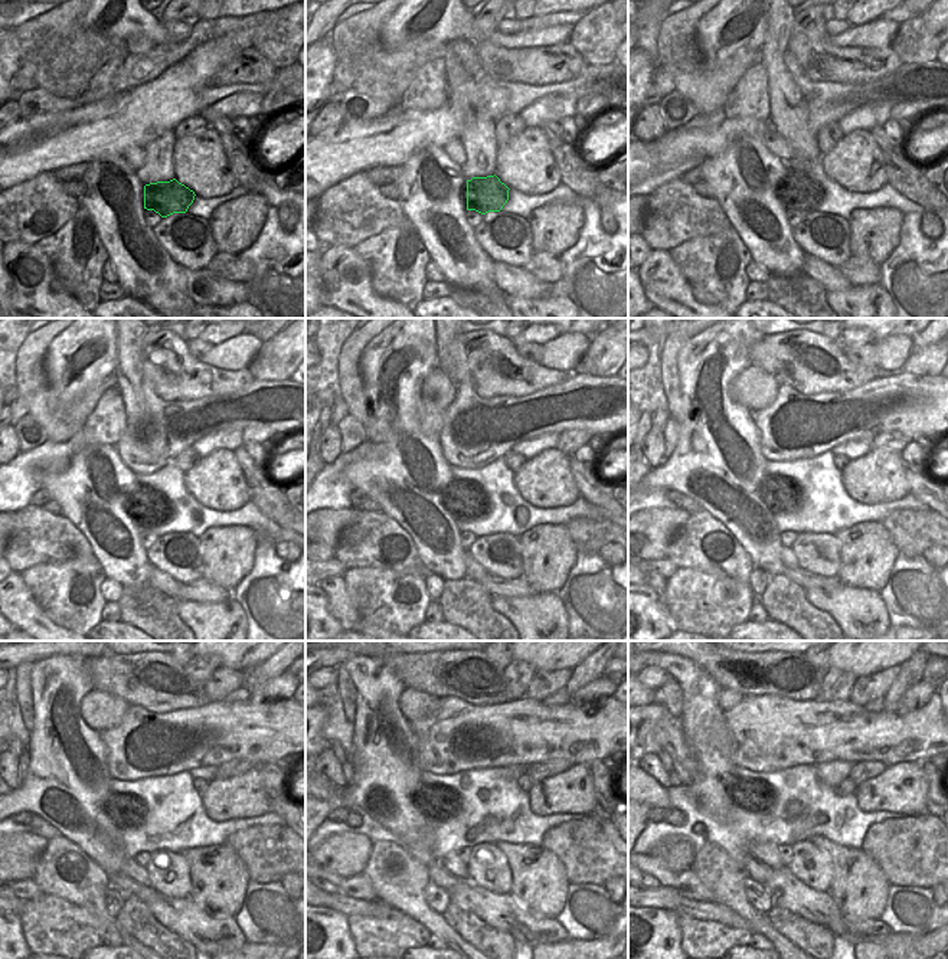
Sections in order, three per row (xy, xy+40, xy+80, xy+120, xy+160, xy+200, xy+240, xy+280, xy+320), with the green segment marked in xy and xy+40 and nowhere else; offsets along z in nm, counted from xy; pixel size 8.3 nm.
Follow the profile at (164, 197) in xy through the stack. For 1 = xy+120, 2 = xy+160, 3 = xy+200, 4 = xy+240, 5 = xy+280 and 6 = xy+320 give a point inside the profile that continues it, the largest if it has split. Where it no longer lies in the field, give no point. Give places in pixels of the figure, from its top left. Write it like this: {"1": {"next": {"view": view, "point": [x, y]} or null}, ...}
{"1": {"next": {"view": "xy+120", "point": [150, 509]}}, "2": {"next": {"view": "xy+160", "point": [468, 510]}}, "3": {"next": {"view": "xy+200", "point": [765, 484]}}, "4": {"next": {"view": "xy+240", "point": [113, 805]}}, "5": {"next": {"view": "xy+280", "point": [428, 797]}}, "6": {"next": {"view": "xy+320", "point": [745, 791]}}}

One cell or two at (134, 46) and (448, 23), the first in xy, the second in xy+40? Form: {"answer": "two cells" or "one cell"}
{"answer": "two cells"}

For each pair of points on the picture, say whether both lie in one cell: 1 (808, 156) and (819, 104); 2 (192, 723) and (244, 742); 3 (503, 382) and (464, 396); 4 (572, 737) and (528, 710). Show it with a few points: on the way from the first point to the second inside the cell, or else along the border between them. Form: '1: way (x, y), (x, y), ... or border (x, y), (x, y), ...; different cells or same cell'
1: border (816, 133), (813, 130), (788, 130), (783, 138); different cells
2: way (205, 727), (231, 730); same cell
3: border (457, 382), (466, 382), (480, 396), (509, 396); different cells
4: way (561, 732), (549, 732), (539, 722); same cell

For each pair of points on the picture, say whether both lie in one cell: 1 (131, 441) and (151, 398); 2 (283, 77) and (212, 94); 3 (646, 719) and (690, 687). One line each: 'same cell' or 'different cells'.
1: same cell
2: same cell
3: different cells

